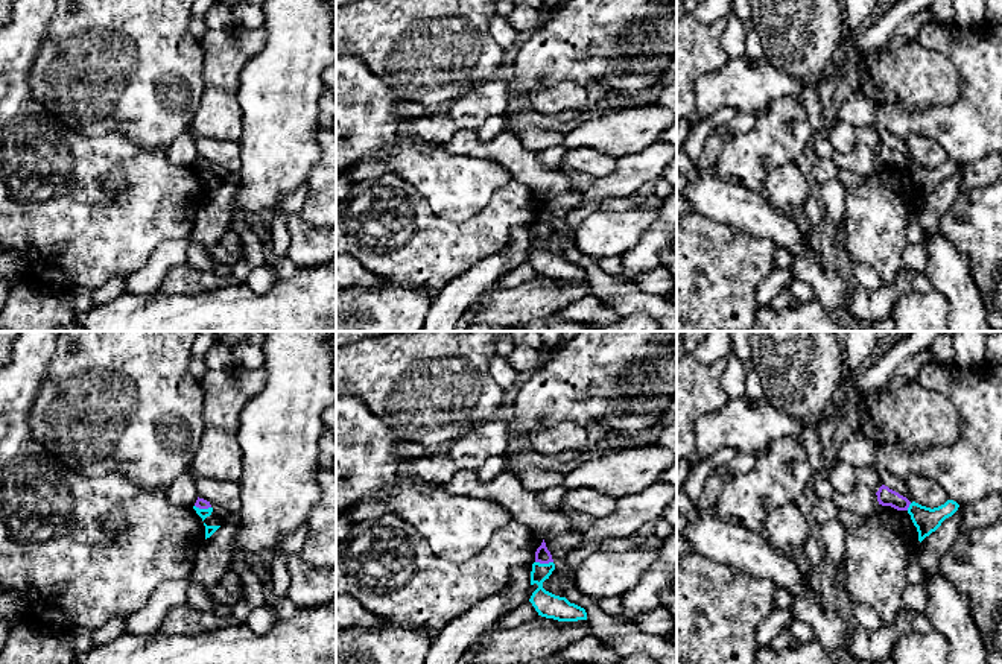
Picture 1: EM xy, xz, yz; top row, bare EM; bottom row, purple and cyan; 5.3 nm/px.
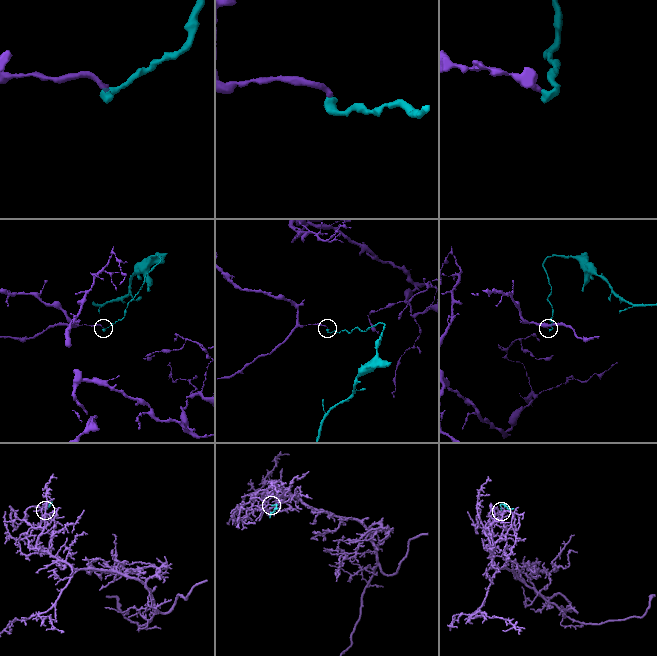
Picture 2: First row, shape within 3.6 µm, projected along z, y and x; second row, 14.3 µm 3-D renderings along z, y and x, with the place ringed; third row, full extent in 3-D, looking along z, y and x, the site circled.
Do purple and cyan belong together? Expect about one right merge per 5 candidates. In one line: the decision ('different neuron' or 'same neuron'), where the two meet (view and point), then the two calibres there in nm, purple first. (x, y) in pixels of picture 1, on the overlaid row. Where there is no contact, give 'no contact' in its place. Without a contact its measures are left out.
different neuron | xz (545, 562) | 80/130 nm

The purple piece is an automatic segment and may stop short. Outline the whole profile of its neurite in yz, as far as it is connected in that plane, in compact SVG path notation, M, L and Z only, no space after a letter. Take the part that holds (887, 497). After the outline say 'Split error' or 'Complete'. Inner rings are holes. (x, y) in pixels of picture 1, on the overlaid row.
M882 485L879 491L876 492L877 501L882 506L891 506L897 511L908 511L911 501L900 495L899 492L889 489L888 486Z. Complete

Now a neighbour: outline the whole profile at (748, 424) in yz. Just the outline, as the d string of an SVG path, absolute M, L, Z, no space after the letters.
M756 371L747 375L747 394L728 403L715 413L698 419L696 445L690 462L698 465L721 448L734 448L740 454L763 453L768 445L785 436L800 436L804 422L778 410L766 398Z

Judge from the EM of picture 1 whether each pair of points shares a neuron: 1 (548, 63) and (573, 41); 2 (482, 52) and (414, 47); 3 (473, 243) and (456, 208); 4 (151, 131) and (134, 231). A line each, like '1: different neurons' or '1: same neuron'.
1: same neuron
2: same neuron
3: different neurons
4: different neurons

